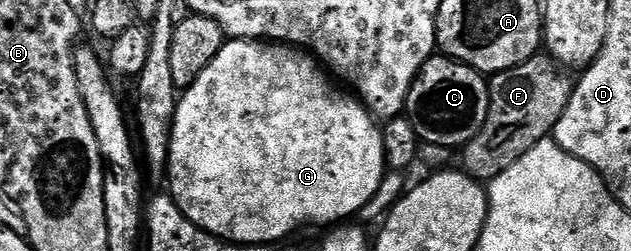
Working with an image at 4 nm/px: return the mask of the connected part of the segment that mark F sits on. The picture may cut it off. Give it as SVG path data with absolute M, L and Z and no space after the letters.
M536 54L521 66L494 73L489 80L489 114L485 126L461 149L462 171L480 182L493 181L509 170L521 154L529 154L537 142L548 139L561 114L565 114L565 106L569 106L573 80L567 76L568 69L549 54Z

